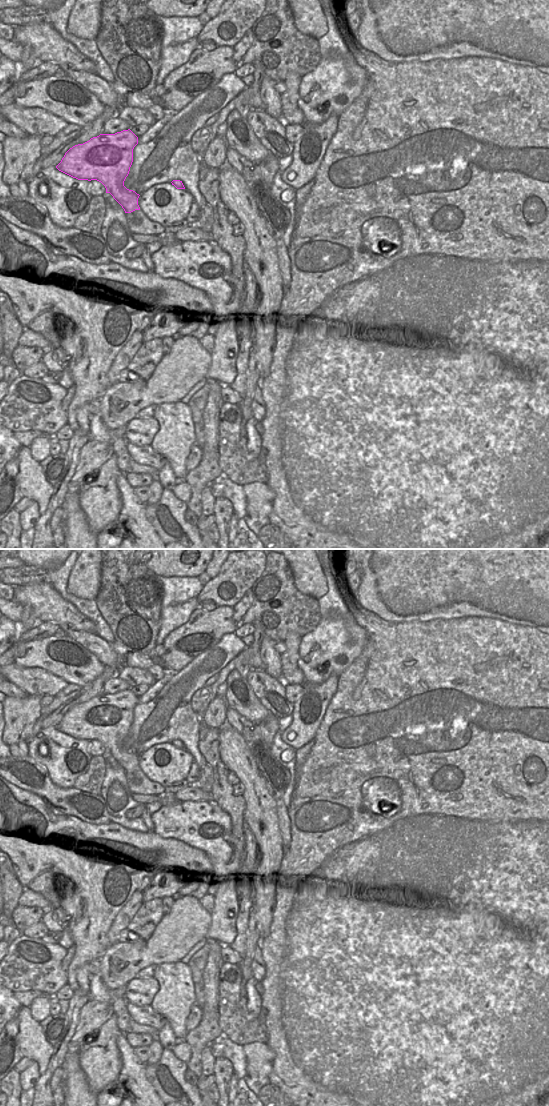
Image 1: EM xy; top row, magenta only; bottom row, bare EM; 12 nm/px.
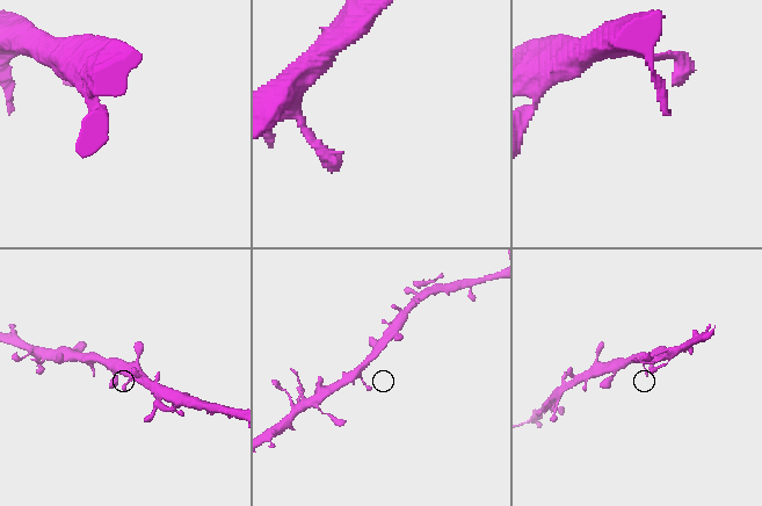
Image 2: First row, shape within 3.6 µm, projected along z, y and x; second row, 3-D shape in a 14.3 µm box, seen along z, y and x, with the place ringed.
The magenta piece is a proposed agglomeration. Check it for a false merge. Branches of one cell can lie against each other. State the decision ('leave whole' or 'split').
leave whole

